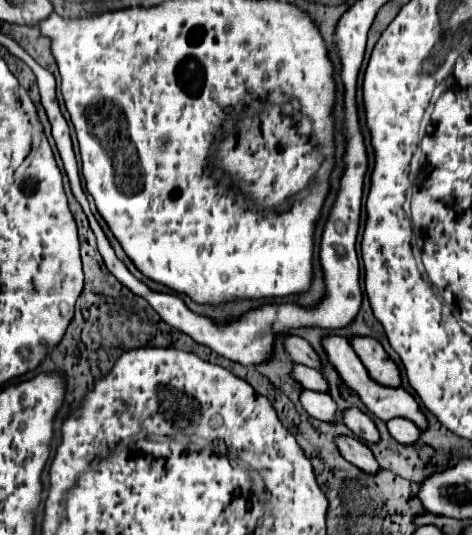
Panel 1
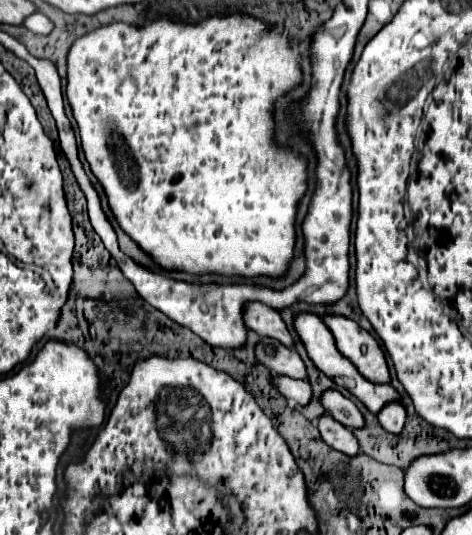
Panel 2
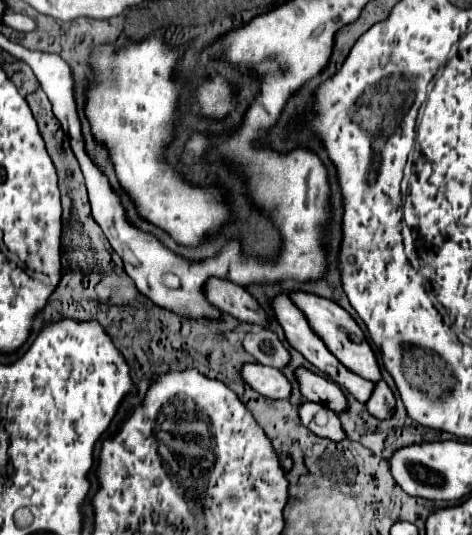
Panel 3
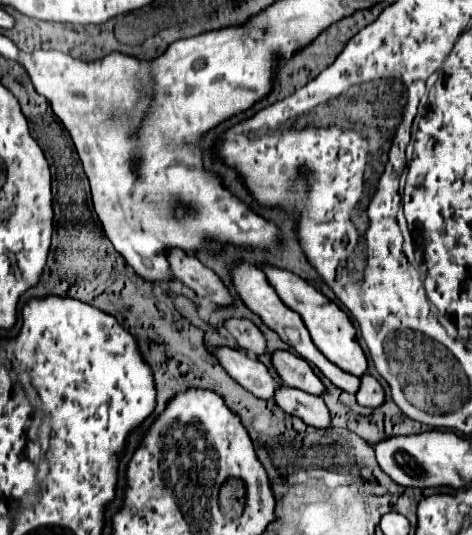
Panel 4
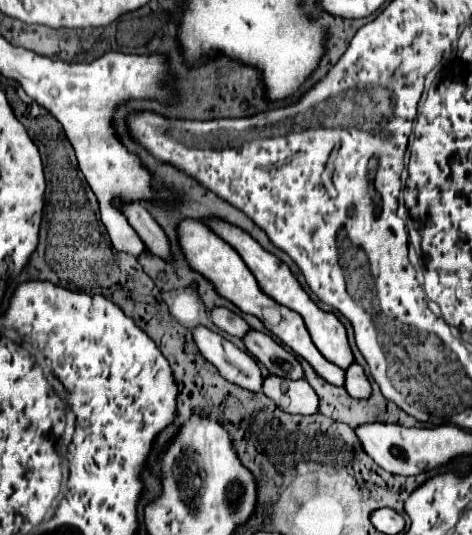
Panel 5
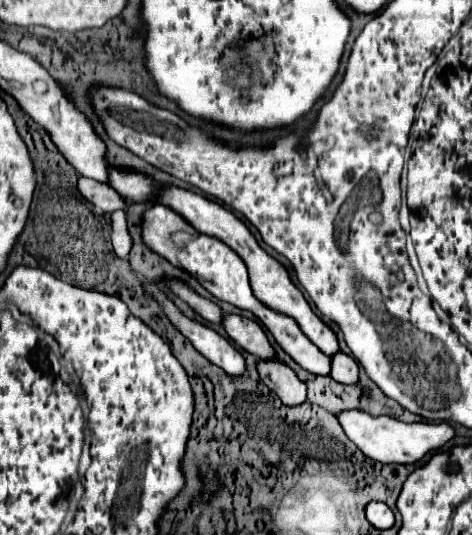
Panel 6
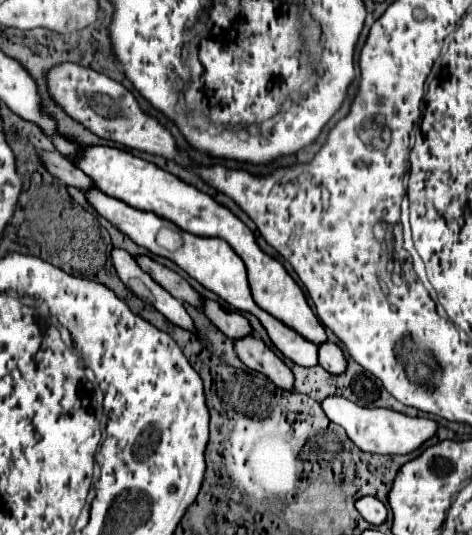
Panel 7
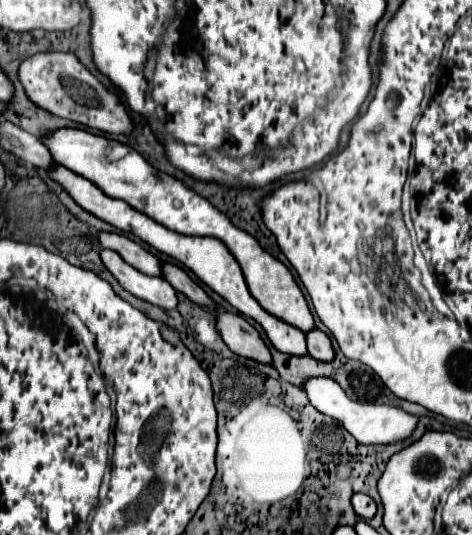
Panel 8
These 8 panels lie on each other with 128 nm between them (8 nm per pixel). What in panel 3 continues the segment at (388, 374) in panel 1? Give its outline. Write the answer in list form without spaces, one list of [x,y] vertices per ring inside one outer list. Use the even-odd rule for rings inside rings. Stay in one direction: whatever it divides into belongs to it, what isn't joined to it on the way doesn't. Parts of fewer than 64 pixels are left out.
[[[304,290],[290,292],[290,300],[300,308],[300,312],[304,312],[310,328],[318,334],[318,338],[328,346],[328,350],[348,370],[352,370],[354,374],[358,374],[366,380],[372,380],[372,382],[380,380],[380,368],[378,368],[378,362],[376,362],[376,356],[374,356],[370,344],[364,338],[364,332],[360,330],[360,326],[354,322],[354,318],[342,306],[338,306],[334,300],[328,300],[328,298],[316,296],[316,294],[308,294]]]

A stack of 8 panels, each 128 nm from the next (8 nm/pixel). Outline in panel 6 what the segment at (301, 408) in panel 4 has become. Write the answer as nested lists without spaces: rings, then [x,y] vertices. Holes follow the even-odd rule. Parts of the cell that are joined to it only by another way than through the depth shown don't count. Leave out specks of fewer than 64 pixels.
[[[258,358],[256,368],[258,368],[262,382],[270,390],[274,390],[284,404],[296,406],[306,400],[306,384],[300,382],[298,376],[294,374],[294,370],[290,366],[286,366],[282,360],[274,358],[274,360],[264,362],[262,358]]]

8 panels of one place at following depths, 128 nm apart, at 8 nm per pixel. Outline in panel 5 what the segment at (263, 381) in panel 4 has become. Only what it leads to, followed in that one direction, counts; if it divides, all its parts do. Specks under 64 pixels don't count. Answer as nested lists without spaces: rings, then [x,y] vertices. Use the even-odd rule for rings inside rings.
[[[196,326],[192,330],[192,336],[202,356],[212,362],[228,382],[252,392],[262,390],[262,374],[250,354],[242,352],[230,340],[208,330],[206,326]]]

